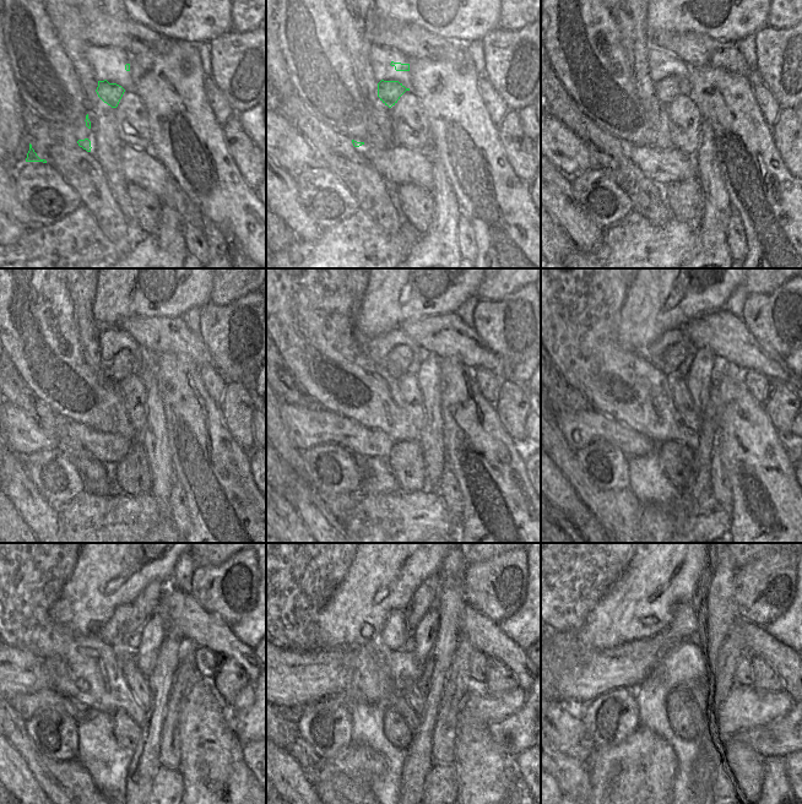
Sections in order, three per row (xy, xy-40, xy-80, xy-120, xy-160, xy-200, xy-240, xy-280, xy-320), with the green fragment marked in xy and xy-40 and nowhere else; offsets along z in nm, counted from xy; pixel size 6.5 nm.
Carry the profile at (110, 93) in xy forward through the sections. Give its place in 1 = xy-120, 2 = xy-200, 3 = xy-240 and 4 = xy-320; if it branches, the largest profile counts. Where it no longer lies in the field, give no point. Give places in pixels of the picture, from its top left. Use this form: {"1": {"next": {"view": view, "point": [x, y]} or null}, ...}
{"1": {"next": {"view": "xy-120", "point": [118, 363]}}, "2": {"next": {"view": "xy-200", "point": [671, 351]}}, "3": {"next": {"view": "xy-240", "point": [128, 619]}}, "4": {"next": {"view": "xy-320", "point": [702, 592]}}}

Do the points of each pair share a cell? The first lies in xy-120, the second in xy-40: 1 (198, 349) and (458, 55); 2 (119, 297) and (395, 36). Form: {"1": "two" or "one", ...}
{"1": "one", "2": "two"}

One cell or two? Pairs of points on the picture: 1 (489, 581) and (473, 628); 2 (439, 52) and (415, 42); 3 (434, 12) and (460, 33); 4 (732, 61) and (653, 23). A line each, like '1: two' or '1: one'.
1: two
2: one
3: one
4: two

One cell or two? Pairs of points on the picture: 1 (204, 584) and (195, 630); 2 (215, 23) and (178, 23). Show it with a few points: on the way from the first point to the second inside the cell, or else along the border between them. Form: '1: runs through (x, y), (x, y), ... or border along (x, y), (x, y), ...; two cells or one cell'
1: border along (189, 592), (207, 612), (216, 614), (223, 621); two cells
2: runs through (206, 23), (187, 23); one cell

